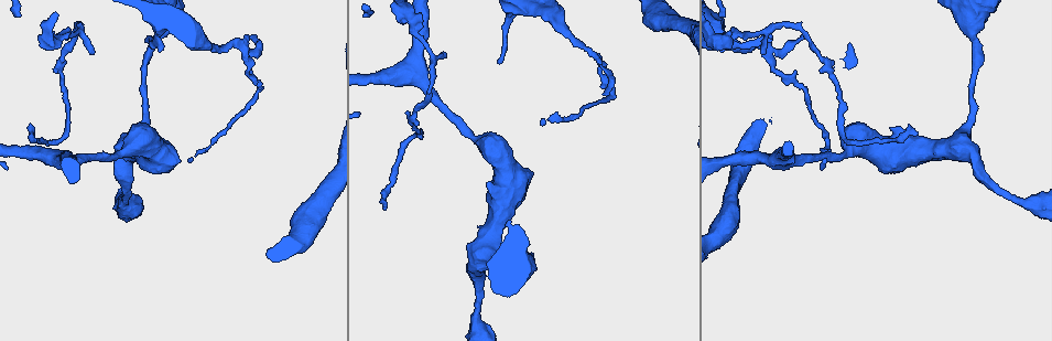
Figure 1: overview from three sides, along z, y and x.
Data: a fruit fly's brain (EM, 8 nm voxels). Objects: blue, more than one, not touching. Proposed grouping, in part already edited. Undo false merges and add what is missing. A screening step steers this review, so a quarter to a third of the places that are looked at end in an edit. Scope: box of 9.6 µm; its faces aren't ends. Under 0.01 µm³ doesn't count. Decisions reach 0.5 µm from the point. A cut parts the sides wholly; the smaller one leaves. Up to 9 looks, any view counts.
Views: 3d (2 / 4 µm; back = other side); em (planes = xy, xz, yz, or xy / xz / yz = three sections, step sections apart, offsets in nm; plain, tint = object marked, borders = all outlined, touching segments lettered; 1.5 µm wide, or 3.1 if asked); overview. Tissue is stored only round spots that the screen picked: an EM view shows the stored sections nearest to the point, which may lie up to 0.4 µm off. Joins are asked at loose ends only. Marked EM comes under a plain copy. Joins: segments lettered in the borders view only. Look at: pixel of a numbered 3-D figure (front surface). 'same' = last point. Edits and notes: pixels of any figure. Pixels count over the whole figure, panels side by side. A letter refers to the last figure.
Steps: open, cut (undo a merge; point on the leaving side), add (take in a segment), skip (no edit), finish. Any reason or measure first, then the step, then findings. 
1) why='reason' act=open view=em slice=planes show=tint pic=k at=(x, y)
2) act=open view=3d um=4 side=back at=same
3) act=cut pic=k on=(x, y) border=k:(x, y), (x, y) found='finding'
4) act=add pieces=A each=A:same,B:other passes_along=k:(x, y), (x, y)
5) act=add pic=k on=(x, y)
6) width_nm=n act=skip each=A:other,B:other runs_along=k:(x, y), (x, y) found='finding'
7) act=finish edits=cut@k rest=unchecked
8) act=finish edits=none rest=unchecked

why='calibre changes' act=open view=3d um=2 pic=1 at=(148, 49)

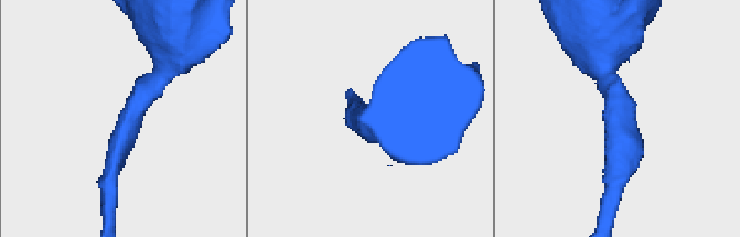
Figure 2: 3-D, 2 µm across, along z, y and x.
act=open view=em slice=xz step=8 show=borders pic=2 at=(134, 112)

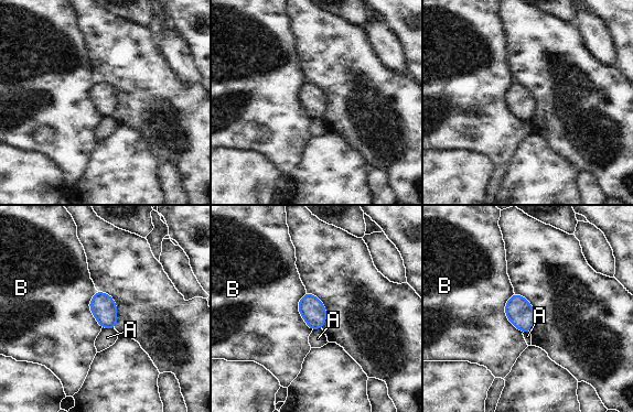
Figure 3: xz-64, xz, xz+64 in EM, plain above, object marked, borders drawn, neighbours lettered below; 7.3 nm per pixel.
width_nm=180 act=skip each=A:other,B:other border=3:(513, 293), (505, 315), (523, 332) found='all the same neuron'

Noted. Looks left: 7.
why='branch stops here' act=open view=em slice=planes show=borders pic=1 at=(145, 40)

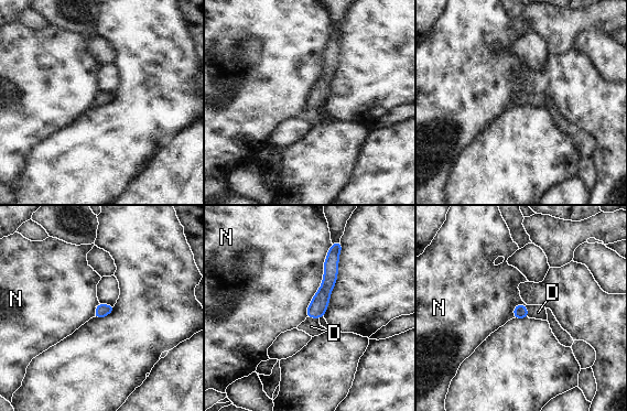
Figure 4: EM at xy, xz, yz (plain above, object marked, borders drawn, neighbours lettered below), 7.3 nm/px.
act=add pieces=D each=D:same,N:other passes_along=4:(317, 306), (313, 317), (311, 326) found='the neuron continues'

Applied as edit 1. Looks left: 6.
why='see it whole again' act=open view=overview

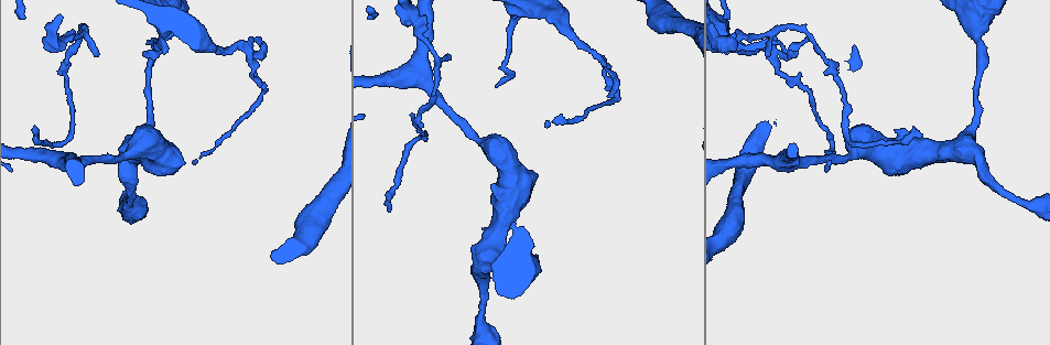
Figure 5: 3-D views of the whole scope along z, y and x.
why='an open end' act=open view=em slice=xy step=8 show=borders pic=5 at=(492, 186)

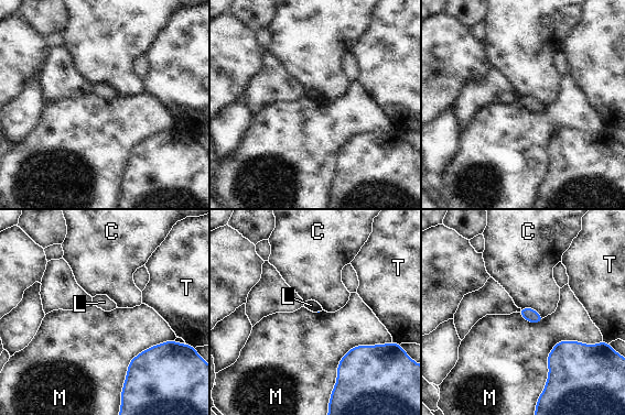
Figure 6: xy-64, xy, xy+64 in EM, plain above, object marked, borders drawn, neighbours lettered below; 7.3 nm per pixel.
why='cut it another way' act=open view=em slice=planes show=borders at=same

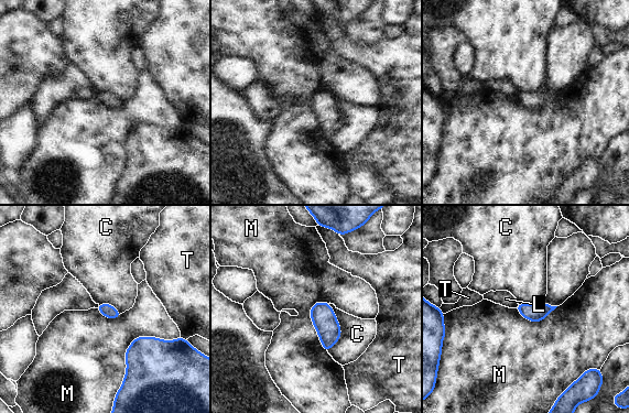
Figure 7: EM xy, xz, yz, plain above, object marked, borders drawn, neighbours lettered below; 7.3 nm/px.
act=skip each=C:other,L:other,M:other,T:other border=7:(175, 338), (137, 337), (120, 386) found='no lettered segment goes on from it'

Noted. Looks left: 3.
why='an open end' act=open view=3d um=4 pic=5 at=(607, 97)

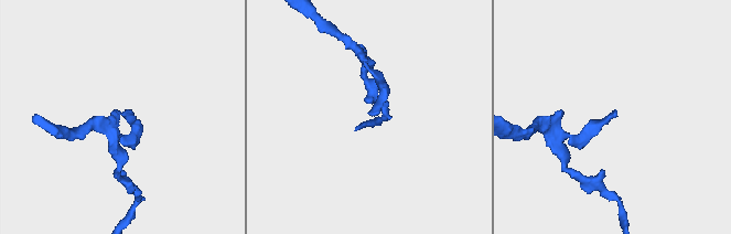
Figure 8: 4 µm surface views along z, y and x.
act=open view=em slice=planes show=borders pic=8 at=(123, 113)

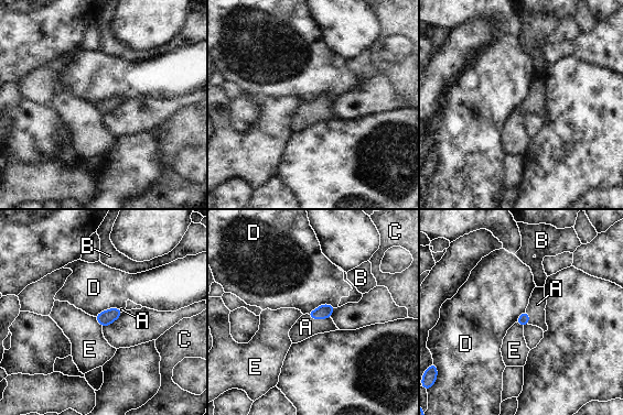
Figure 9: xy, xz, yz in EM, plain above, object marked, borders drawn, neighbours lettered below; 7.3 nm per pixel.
width_nm=80 act=add pieces=A each=A:same,B:other,C:other,D:other,E:other passes_along=9:(325, 310), (318, 318), (305, 327) found='it goes on there'

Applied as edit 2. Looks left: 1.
act=finish edits=add@4,add@9 rest=unchecked

